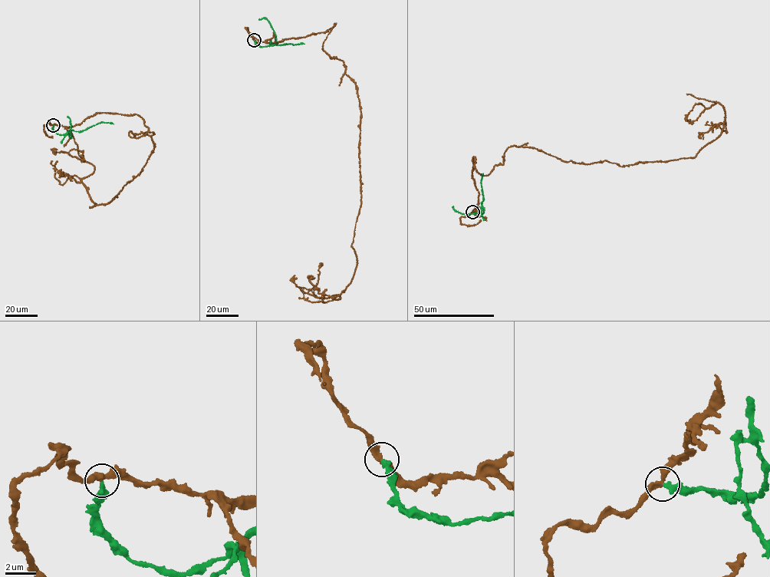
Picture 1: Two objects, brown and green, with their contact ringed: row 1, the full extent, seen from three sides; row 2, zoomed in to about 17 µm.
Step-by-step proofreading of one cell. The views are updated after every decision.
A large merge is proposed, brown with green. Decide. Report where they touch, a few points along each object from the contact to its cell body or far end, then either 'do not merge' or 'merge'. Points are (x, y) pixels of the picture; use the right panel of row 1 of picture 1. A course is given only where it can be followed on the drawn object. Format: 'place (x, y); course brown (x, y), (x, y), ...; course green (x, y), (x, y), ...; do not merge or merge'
place (472, 212); course brown (472, 212), (473, 156), (486, 176), (514, 146), (589, 164), (693, 158), (725, 113), (699, 103), (685, 120); course green (472, 212), (484, 212), (481, 182), (483, 173); do not merge

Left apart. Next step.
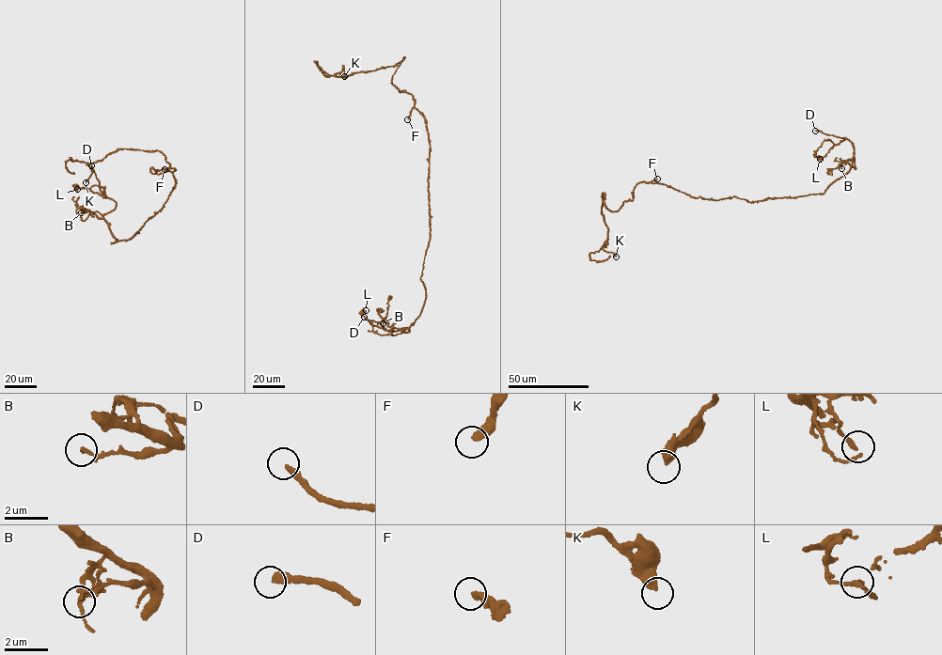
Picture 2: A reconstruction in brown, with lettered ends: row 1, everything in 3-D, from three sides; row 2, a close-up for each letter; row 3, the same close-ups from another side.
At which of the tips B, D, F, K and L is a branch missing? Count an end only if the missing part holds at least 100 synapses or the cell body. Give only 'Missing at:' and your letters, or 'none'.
Missing at: D, F

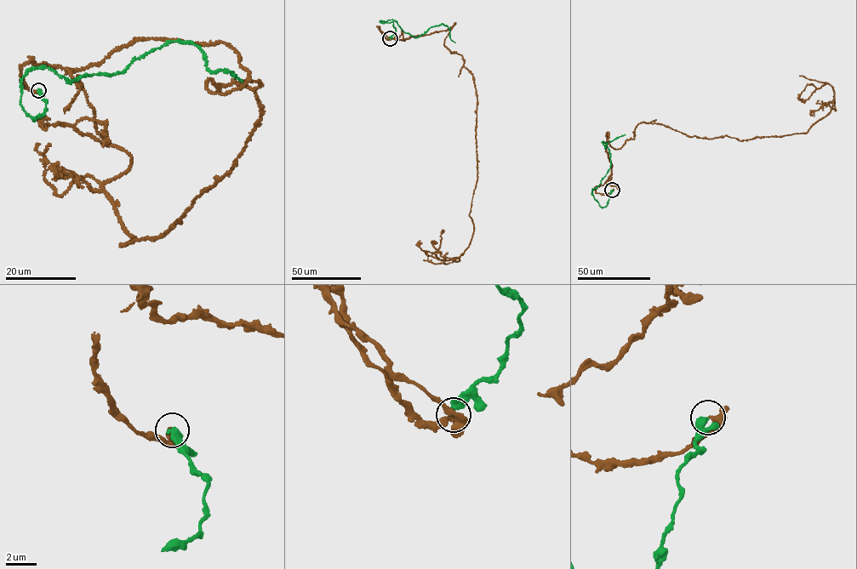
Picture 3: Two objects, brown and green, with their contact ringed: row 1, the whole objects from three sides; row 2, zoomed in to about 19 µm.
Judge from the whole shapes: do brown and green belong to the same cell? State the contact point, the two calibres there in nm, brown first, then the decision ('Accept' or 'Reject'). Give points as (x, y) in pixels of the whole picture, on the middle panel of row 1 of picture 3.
Place: (390, 38). Thickness 340 nm (brown) against 400 nm. Reject

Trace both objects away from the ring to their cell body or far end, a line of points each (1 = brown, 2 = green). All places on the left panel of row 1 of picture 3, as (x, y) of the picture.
1: (38, 90), (32, 59), (145, 38), (259, 81), (154, 240), (121, 246), (130, 155), (79, 120), (101, 141)
2: (38, 90), (35, 118), (20, 103), (30, 70), (111, 76), (180, 41), (242, 82)

